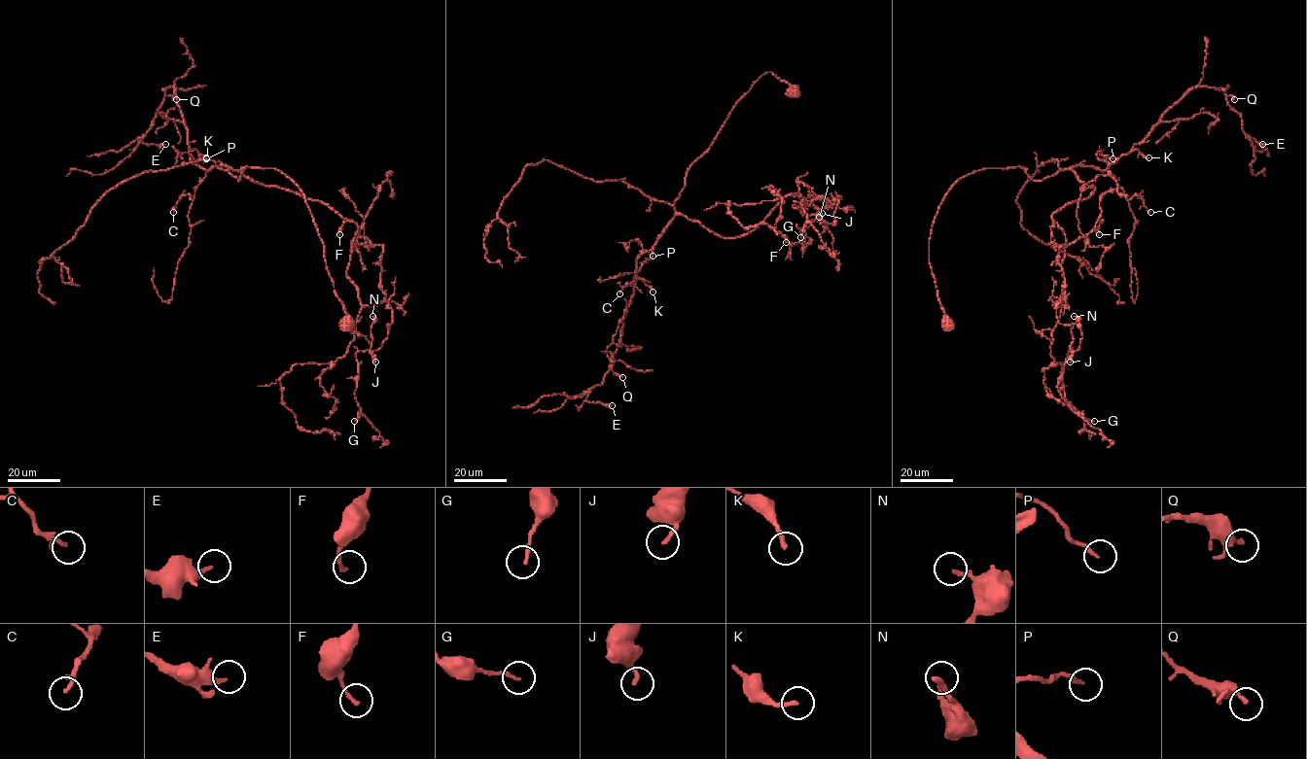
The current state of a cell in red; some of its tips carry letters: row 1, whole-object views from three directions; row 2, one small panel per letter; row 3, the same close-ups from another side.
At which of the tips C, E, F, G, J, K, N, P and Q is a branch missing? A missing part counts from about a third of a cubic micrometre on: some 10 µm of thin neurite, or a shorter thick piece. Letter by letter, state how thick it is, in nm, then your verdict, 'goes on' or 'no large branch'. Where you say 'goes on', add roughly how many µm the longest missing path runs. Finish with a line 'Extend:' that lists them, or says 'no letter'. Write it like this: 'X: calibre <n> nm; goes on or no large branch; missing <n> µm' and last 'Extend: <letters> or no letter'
C: calibre 180 nm; no large branch
E: calibre 280 nm; no large branch
F: calibre 150 nm; no large branch
G: calibre 150 nm; no large branch
J: calibre 180 nm; no large branch
K: calibre 200 nm; no large branch
N: calibre 190 nm; no large branch
P: calibre 170 nm; no large branch
Q: calibre 240 nm; no large branch
Extend: no letter

